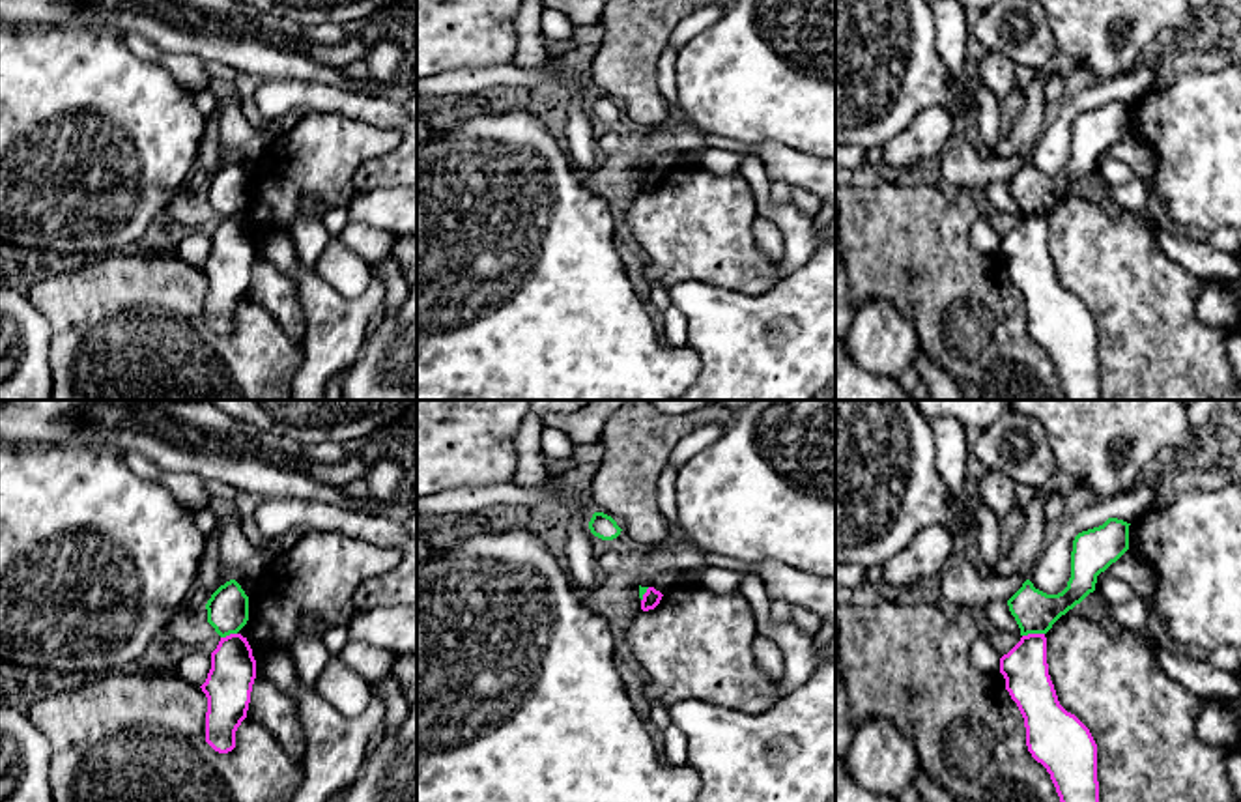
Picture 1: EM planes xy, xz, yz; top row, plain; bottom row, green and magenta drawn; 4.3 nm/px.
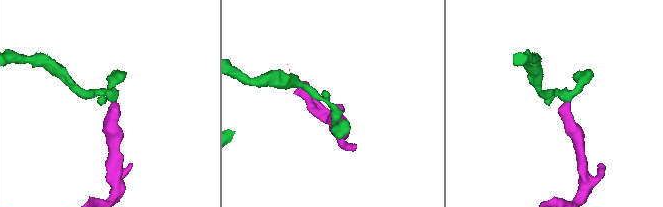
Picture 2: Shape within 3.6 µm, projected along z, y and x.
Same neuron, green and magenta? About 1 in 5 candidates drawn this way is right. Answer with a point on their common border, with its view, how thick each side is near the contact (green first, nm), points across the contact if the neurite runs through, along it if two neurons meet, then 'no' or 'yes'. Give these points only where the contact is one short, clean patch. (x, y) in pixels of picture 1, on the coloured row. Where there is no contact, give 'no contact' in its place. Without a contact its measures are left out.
yz (1032, 632) | 180/200 nm | no

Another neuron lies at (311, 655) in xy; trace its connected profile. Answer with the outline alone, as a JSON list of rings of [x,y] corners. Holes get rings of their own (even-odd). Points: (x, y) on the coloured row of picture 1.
[[[301,632],[292,643],[292,656],[299,679],[316,690],[318,677],[333,656],[323,639]]]

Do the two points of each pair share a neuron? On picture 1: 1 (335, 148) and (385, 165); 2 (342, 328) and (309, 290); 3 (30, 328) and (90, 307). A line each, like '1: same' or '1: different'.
1: different
2: same
3: different

